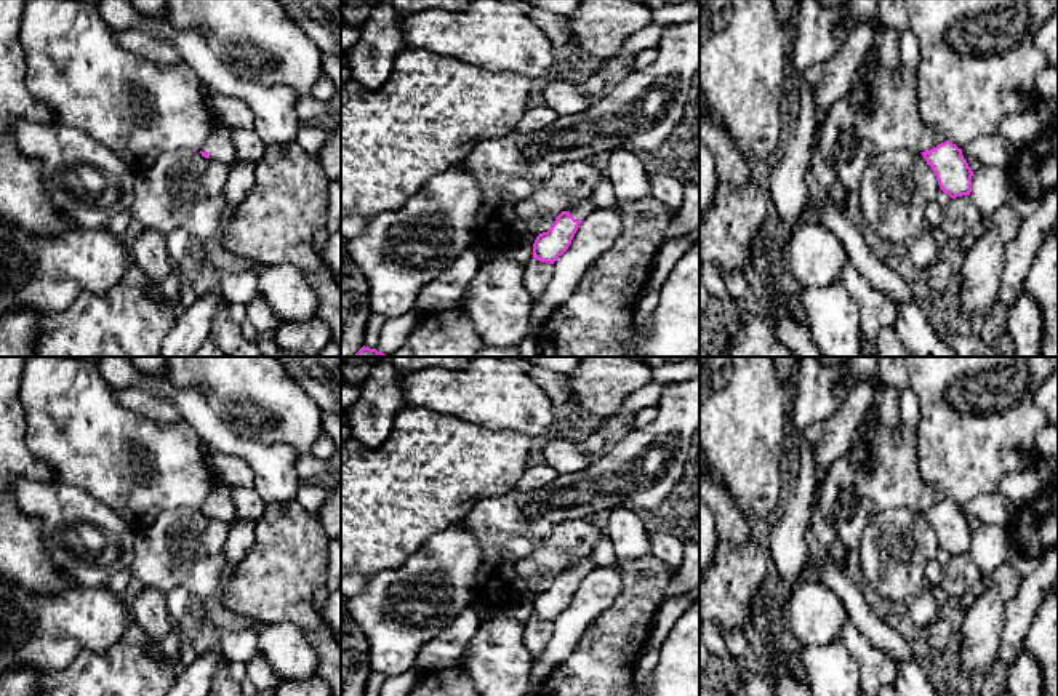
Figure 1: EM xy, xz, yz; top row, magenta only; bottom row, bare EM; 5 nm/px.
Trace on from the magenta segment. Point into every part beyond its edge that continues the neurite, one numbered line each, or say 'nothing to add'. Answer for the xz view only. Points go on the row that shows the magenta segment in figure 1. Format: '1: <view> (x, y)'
1: xz (583, 208)

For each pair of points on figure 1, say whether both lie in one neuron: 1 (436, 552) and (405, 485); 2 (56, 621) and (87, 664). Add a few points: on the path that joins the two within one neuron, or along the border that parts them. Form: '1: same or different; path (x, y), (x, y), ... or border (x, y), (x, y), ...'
1: different; border (460, 520), (429, 536), (402, 564)
2: different; border (114, 642), (101, 652), (82, 652), (48, 676)

